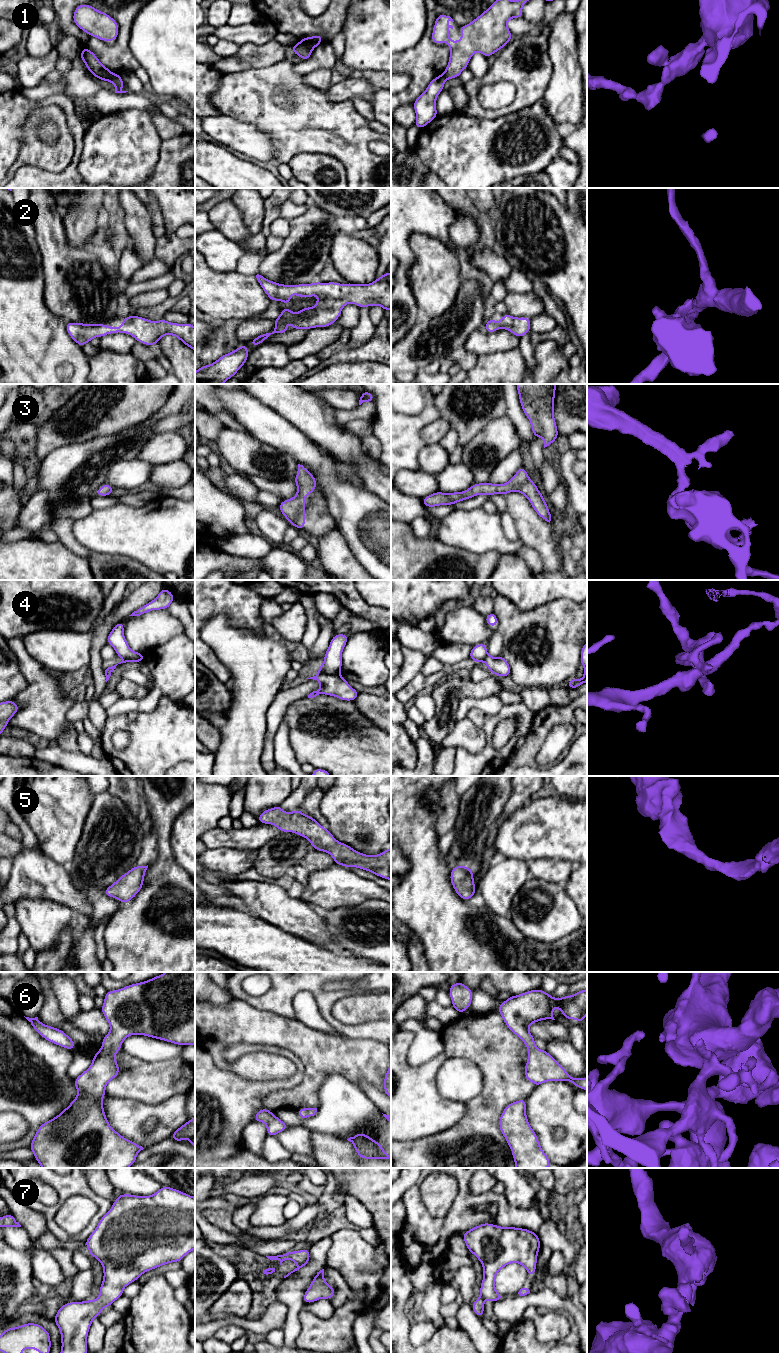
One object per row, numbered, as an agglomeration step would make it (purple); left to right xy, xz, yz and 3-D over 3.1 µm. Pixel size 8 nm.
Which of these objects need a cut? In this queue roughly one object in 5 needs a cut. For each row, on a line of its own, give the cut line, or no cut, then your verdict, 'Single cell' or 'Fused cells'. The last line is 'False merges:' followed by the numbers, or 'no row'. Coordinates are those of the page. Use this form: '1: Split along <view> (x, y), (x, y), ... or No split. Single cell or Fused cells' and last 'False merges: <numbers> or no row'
1: Split along xz (299, 42), (311, 49). Fused cells
2: No split. Single cell
3: No split. Single cell
4: Split along xz (319, 672), (339, 674). Fused cells
5: No split. Single cell
6: No split. Single cell
7: No split. Single cell
False merges: 1, 4

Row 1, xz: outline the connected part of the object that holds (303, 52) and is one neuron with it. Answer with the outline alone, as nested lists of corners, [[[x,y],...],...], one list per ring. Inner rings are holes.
[[[300,43],[290,46],[294,54],[299,56],[302,60],[307,60],[312,55],[312,49],[302,46]]]

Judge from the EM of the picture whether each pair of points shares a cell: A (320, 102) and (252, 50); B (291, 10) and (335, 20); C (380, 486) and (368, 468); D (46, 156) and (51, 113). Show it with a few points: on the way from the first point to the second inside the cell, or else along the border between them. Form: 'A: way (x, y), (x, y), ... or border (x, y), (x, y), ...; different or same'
A: border (284, 58), (265, 66), (252, 68); different
B: way (302, 21), (324, 22); same
C: way (377, 482), (370, 472); same
D: way (57, 146), (62, 141), (61, 124); same

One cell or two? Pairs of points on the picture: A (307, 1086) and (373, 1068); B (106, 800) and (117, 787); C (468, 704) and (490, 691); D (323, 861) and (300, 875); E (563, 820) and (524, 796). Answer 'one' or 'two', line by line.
A: one
B: two
C: two
D: one
E: two

